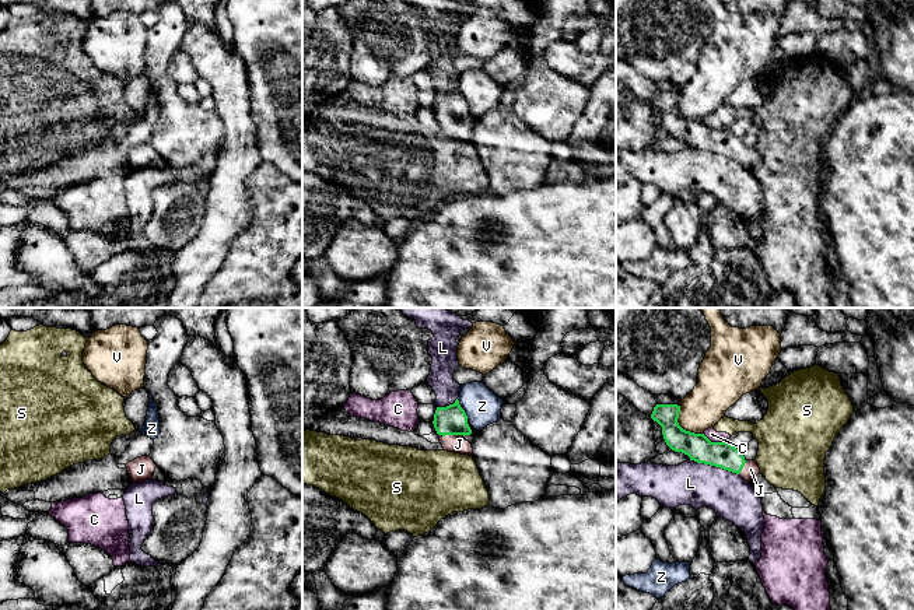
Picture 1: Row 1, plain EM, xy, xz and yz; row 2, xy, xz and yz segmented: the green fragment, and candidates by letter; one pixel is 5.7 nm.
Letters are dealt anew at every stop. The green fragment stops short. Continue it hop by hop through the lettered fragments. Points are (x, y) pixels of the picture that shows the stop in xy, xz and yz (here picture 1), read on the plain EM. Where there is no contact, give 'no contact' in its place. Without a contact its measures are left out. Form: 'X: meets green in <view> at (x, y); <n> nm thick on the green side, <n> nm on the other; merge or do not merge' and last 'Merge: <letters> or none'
C: meets green in yz at (713, 129); 160 nm thick on the green side, 70 nm on the other; do not merge
J: meets green in xz at (452, 121); 170 nm thick on the green side, 100 nm on the other; merge
L: meets green in yz at (714, 151); 160 nm thick on the green side, 260 nm on the other; do not merge
S: meets green in yz at (725, 129); 160 nm thick on the green side, 20 nm on the other; do not merge
V: meets green in yz at (680, 114); 160 nm thick on the green side, 240 nm on the other; do not merge
Z: meets green in xz at (462, 95); 170 nm thick on the green side, 200 nm on the other; do not merge
Merge: J

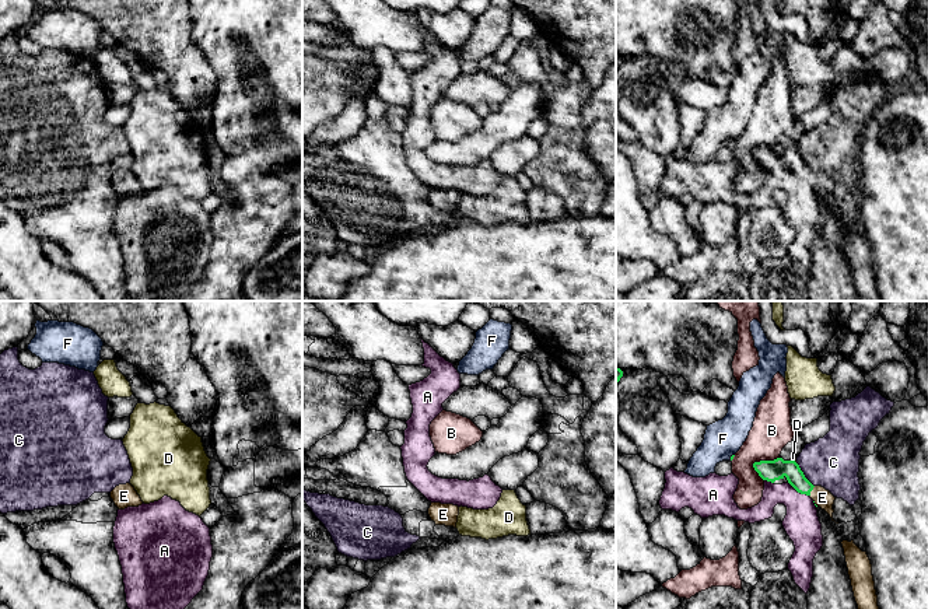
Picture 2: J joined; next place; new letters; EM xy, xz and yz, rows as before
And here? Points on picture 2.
A: meets green in yz at (798, 178); 120 nm thick on the green side, 200 nm on the other; do not merge
B: meets green in yz at (764, 147); 120 nm thick on the green side, 220 nm on the other; do not merge
C: meets green in yz at (804, 161); 120 nm thick on the green side, 300 nm on the other; do not merge
D: meets green in yz at (792, 147); 120 nm thick on the green side, 20 nm on the other; do not merge
E: meets green in yz at (811, 177); 120 nm thick on the green side, 110 nm on the other; merge
F: meets green in yz at (731, 143); 20 nm thick on the green side, 220 nm on the other; do not merge
Merge: E

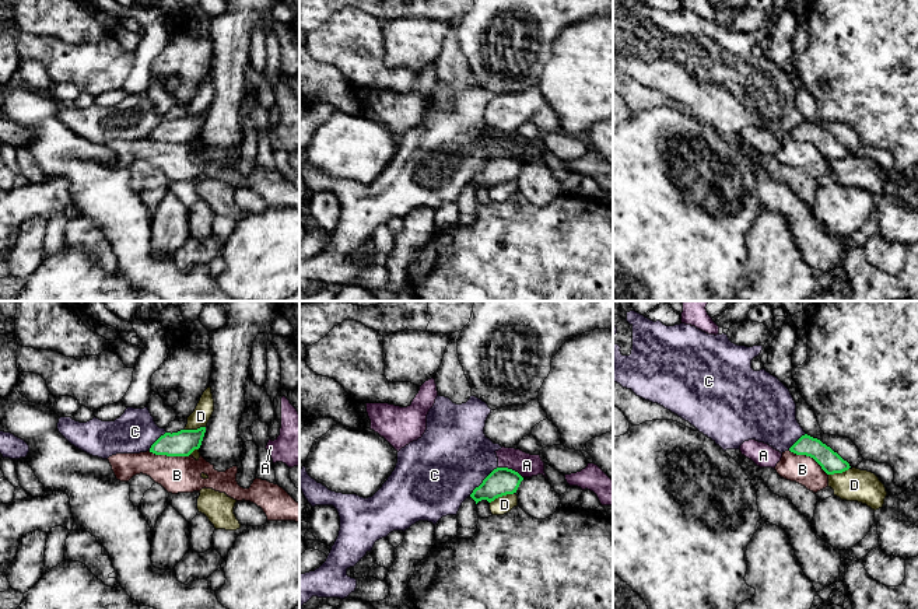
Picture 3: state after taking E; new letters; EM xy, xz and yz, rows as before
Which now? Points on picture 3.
A: meets green in xz at (511, 156); 160 nm thick on the green side, 140 nm on the other; do not merge
B: meets green in yz at (809, 142); 120 nm thick on the green side, 160 nm on the other; do not merge
C: meets green in xz at (483, 167); 160 nm thick on the green side, 440 nm on the other; do not merge
D: meets green in xz at (501, 182); 160 nm thick on the green side, 100 nm on the other; do not merge
Merge: none

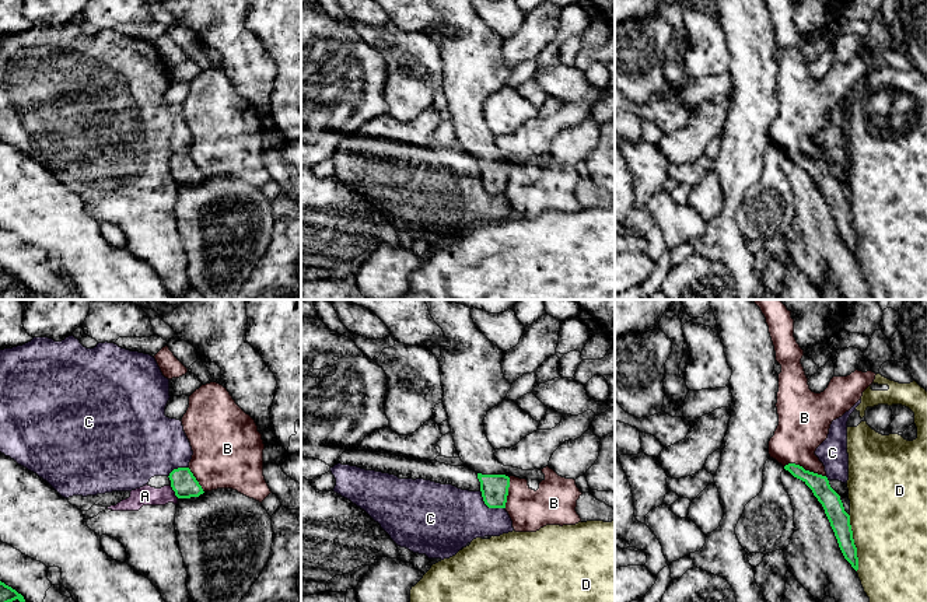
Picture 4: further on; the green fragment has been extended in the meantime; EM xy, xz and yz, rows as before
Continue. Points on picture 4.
A: meets green in xy at (174, 177); 150 nm thick on the green side, 110 nm on the other; do not merge
B: meets green in yz at (804, 156); 120 nm thick on the green side, 280 nm on the other; do not merge
C: meets green in xz at (489, 193); 160 nm thick on the green side, 380 nm on the other; do not merge
D: meets green in yz at (853, 228); 120 nm thick on the green side, 440 nm on the other; do not merge
Merge: none

